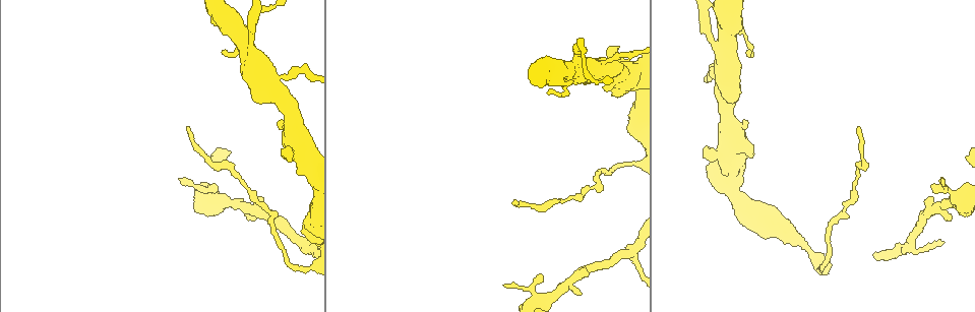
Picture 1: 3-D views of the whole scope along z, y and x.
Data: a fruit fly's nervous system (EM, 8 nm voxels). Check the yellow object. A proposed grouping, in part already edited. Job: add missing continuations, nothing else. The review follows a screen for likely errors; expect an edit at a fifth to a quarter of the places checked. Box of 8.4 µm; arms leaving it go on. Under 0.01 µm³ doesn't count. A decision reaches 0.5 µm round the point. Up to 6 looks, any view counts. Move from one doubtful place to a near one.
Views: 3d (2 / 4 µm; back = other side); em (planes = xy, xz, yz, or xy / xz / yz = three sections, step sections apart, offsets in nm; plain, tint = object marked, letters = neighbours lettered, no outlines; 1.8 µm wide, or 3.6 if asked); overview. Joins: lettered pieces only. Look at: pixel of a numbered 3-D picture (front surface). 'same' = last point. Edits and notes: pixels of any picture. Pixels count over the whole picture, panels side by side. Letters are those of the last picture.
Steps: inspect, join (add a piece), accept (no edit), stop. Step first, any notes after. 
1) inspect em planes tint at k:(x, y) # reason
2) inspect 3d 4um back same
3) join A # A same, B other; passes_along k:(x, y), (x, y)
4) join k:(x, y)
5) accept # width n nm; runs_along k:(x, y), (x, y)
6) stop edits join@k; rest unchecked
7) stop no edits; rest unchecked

inspect em planes tint at 1:(819, 271) # sudden change in width

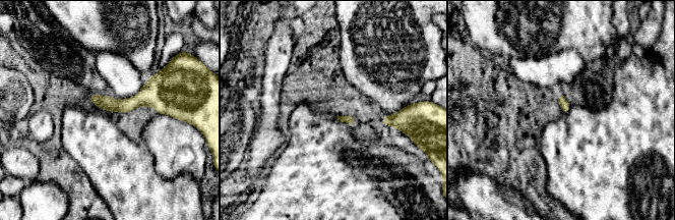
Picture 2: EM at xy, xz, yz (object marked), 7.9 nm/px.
inspect em planes letters same

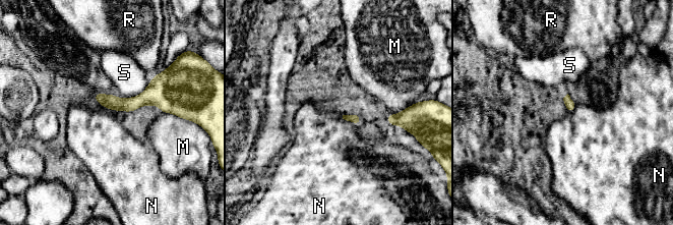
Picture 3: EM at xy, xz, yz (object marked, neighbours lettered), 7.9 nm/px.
accept # width 60 nm; M other, N other, R other, S other; border 3:(342, 115), (345, 119), (355, 123); none of them fits

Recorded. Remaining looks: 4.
inspect 3d 4um at 1:(255, 219) # branch stops here

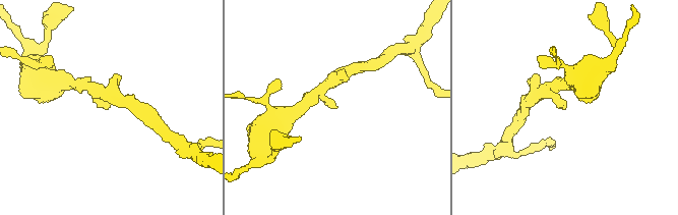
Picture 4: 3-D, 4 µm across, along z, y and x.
inspect em planes tint at 4:(564, 105) # now the EM

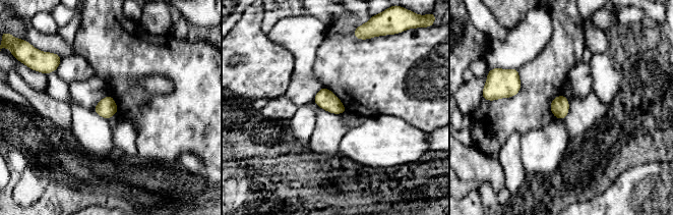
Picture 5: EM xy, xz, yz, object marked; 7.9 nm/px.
inspect em planes letters same

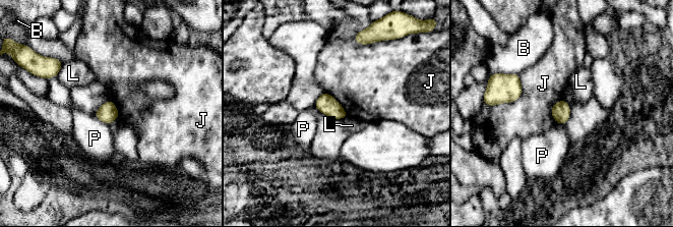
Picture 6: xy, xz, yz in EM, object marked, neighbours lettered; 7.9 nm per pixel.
accept # longest_contact J 320 nm; B other, J other, L other, P other; none of them fits

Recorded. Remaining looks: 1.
stop no edits; rest unchecked

